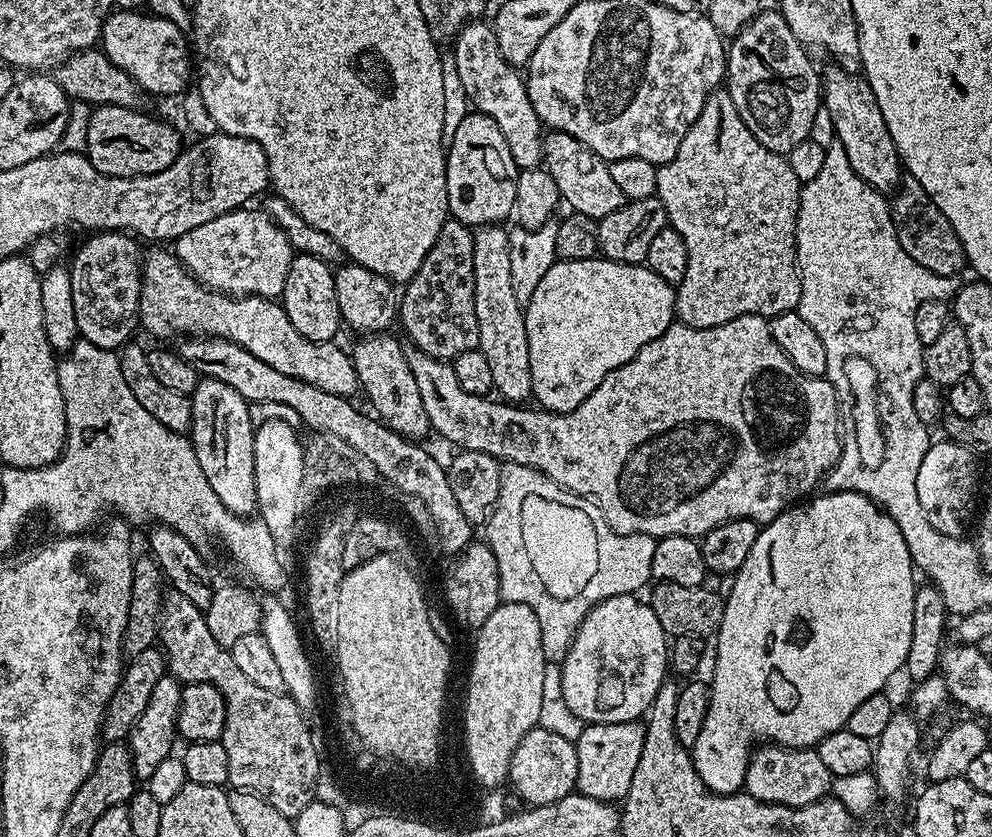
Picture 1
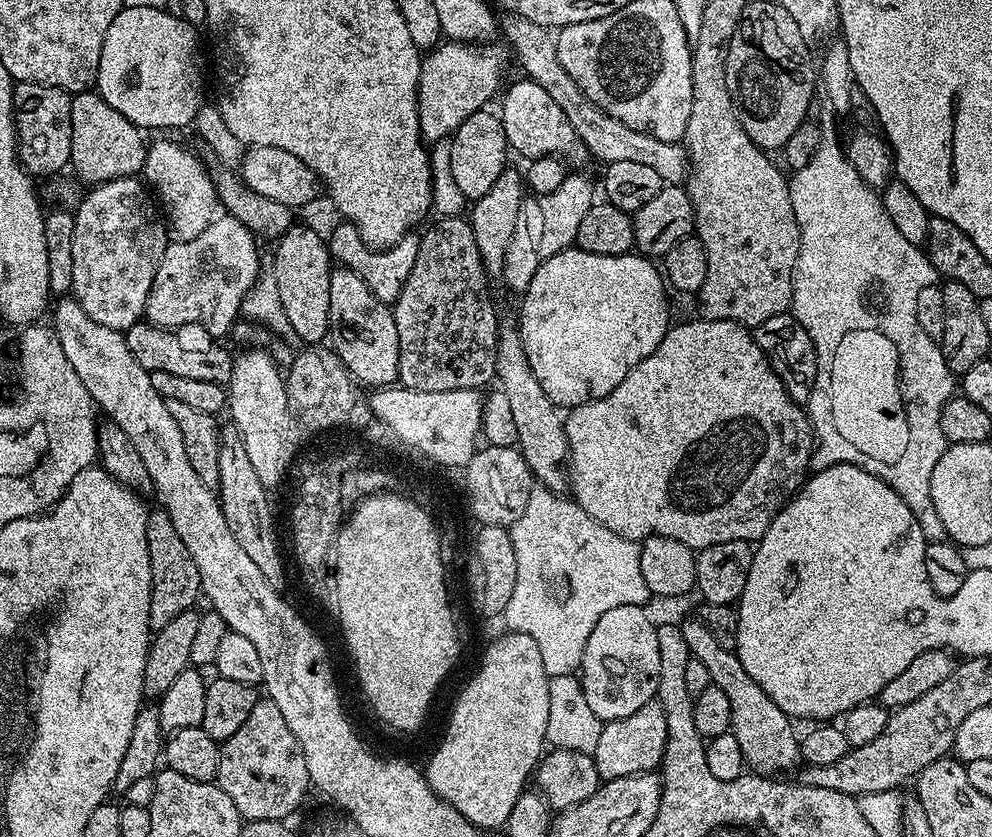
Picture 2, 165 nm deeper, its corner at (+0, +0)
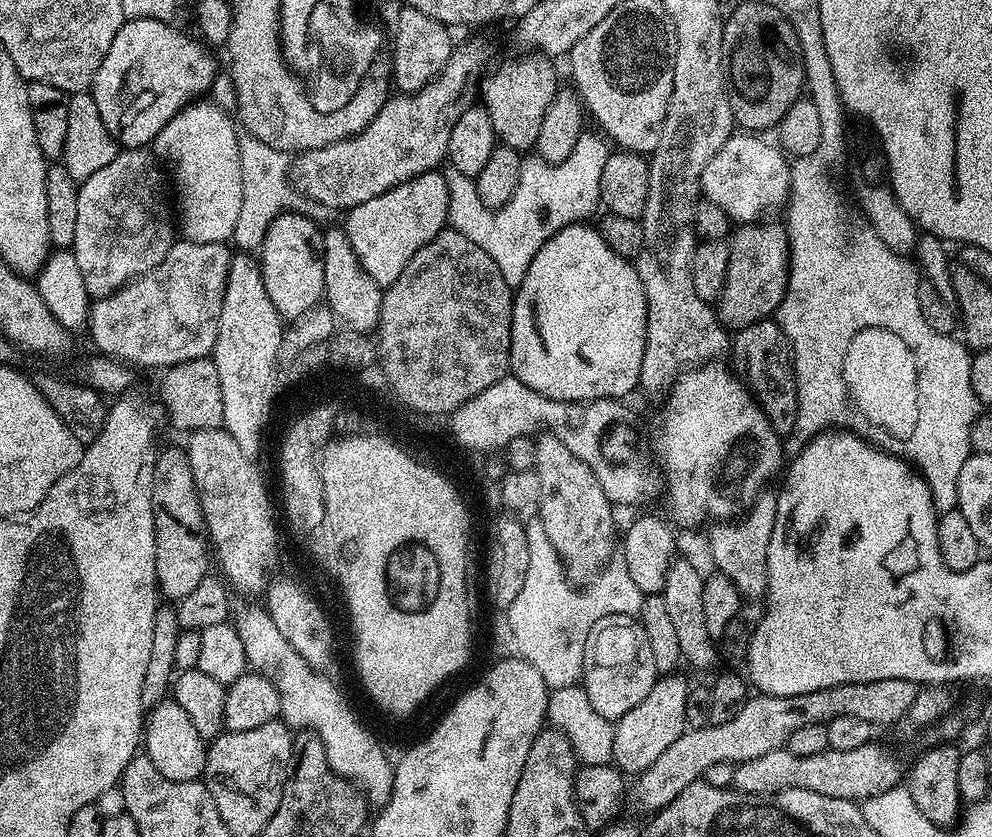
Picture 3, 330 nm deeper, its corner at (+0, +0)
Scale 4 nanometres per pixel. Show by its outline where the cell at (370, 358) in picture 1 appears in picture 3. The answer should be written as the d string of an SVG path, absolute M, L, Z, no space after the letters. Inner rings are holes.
M336 226L324 232L320 253L323 257L325 301L335 317L339 321L346 321L343 323L352 328L369 328L368 326L379 325L380 307L384 297L382 286L374 282L374 278L363 269L343 227Z

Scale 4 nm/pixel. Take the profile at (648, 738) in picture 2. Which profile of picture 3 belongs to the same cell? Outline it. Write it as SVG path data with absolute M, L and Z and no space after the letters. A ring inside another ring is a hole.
M664 674L656 679L650 694L634 706L634 710L626 710L620 720L614 724L615 767L625 774L639 774L654 766L655 760L666 751L673 742L686 731L686 700L690 684L680 674Z

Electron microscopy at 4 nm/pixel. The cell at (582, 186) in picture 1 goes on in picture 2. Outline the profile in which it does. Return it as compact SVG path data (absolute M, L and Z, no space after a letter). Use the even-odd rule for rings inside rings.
M520 78L517 84L509 86L504 105L498 108L498 115L508 139L508 147L515 155L517 152L520 156L528 156L529 161L543 156L559 156L571 167L573 164L576 170L580 170L584 163L589 163L588 148L578 138L574 126L570 126L570 118L566 118L566 114L562 114L562 109L554 103L554 98L550 98L550 94L546 94L546 90L532 80Z

